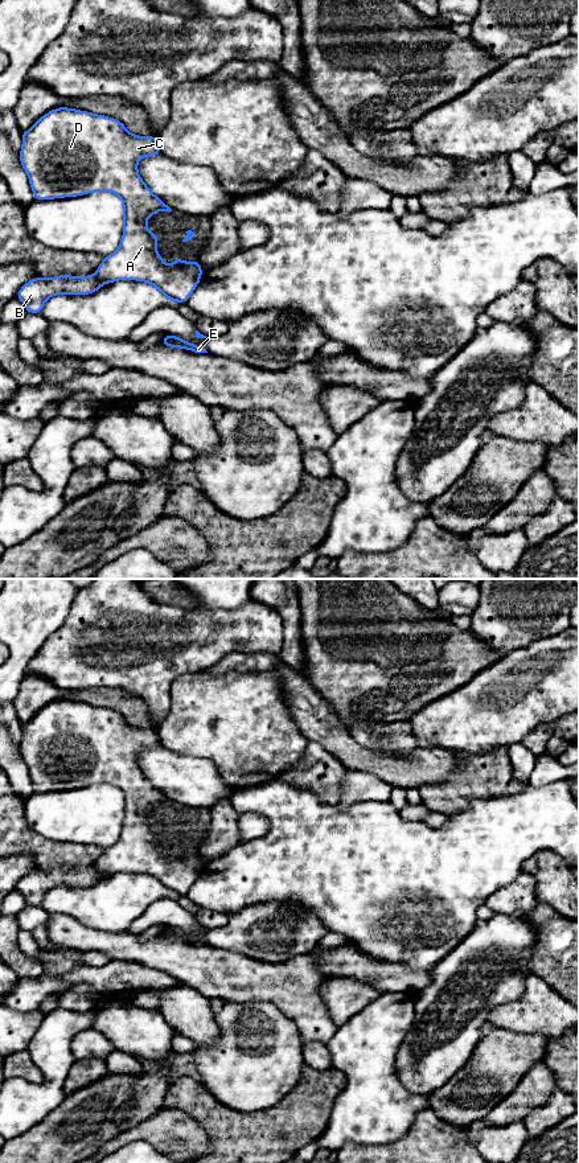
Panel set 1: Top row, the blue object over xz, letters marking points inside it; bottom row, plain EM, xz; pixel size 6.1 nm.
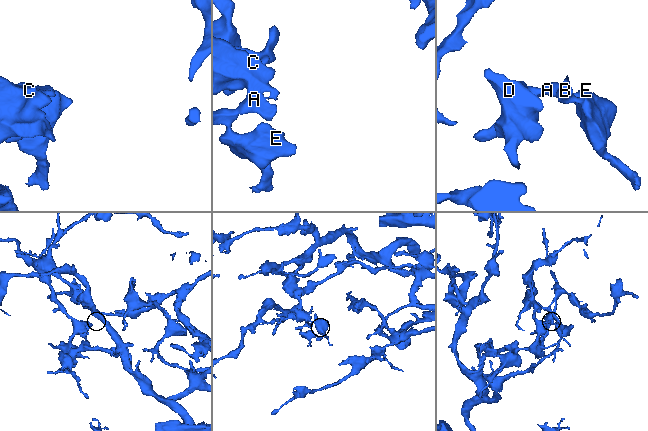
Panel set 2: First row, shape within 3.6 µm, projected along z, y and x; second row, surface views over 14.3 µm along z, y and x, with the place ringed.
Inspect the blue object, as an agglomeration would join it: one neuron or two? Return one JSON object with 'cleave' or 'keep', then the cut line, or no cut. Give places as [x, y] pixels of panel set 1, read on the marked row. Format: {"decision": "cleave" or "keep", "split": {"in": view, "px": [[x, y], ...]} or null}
{"decision": "cleave", "split": {"in": "xz", "px": [[94, 274], [102, 284]]}}

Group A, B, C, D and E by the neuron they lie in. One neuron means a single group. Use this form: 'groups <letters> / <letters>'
groups A C D / B E

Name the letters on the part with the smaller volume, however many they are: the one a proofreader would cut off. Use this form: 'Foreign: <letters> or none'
Foreign: B, E

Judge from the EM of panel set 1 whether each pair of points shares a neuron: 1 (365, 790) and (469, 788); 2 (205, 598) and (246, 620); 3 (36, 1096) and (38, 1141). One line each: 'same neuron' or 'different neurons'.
1: different neurons
2: different neurons
3: different neurons

